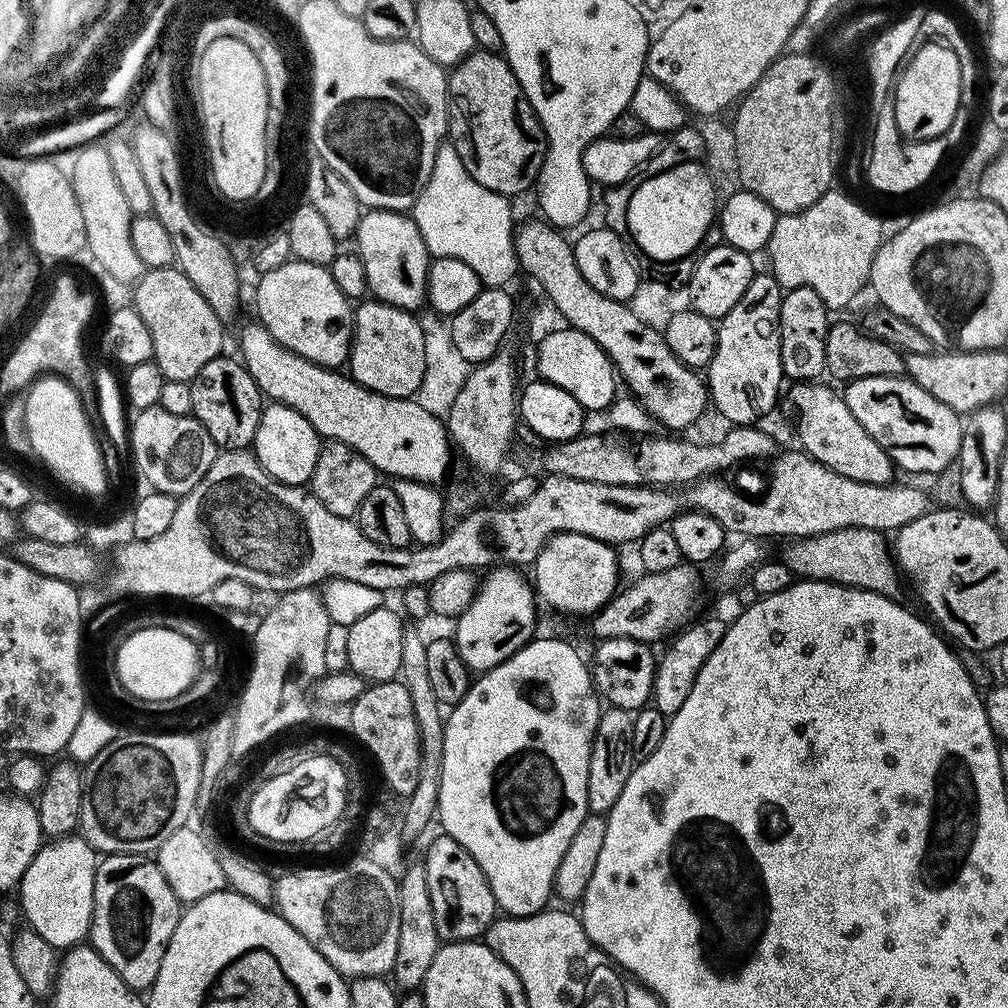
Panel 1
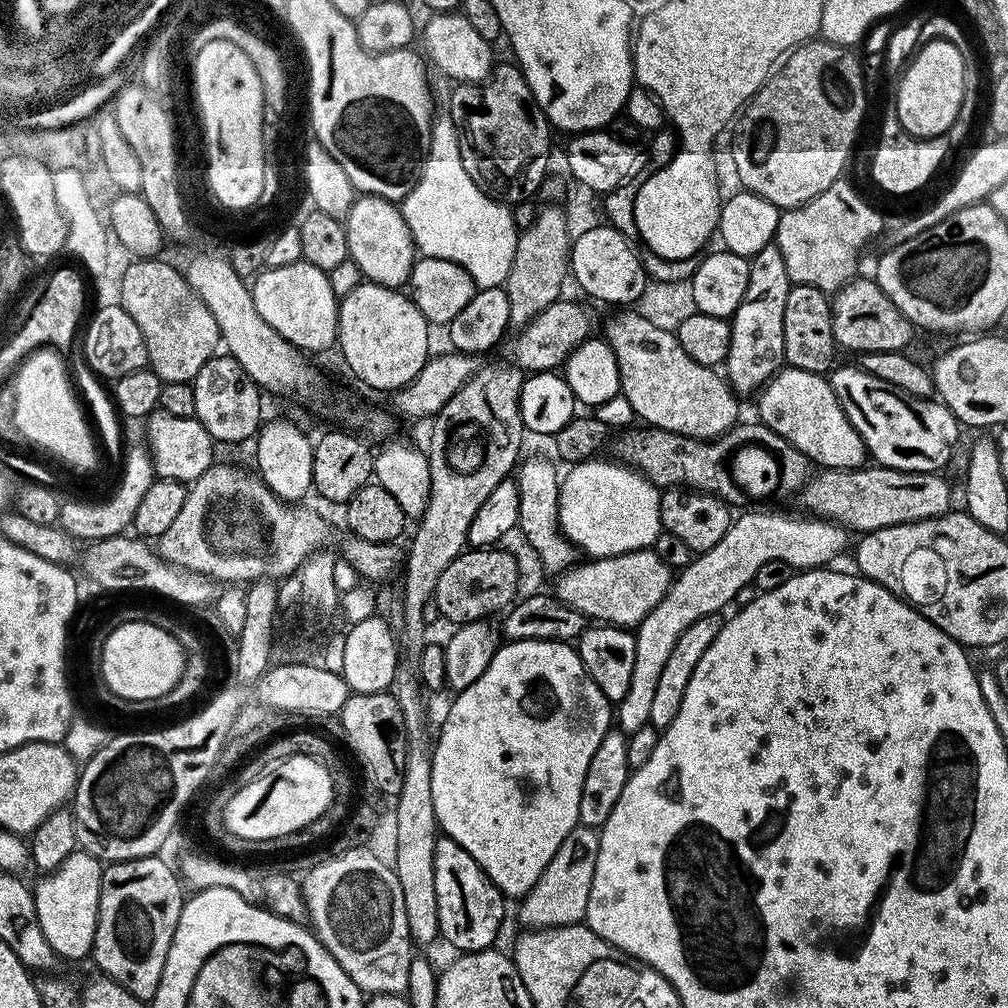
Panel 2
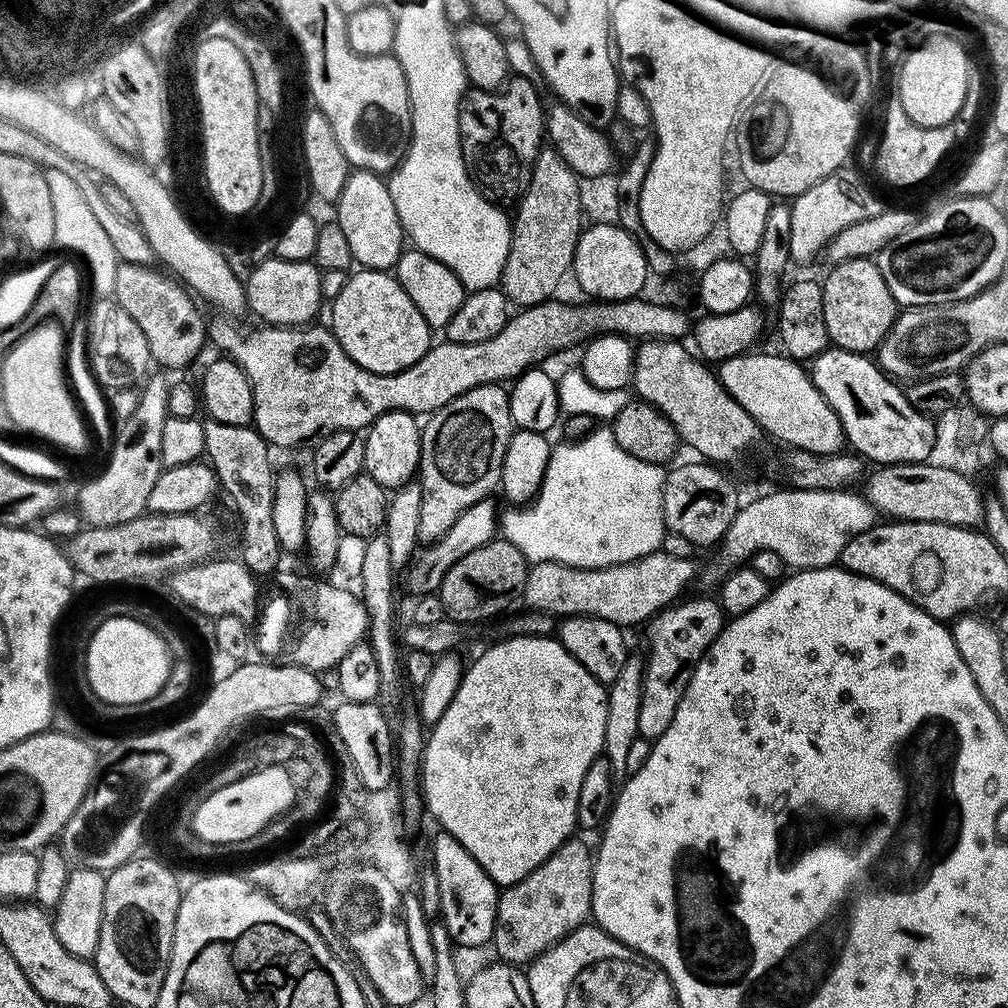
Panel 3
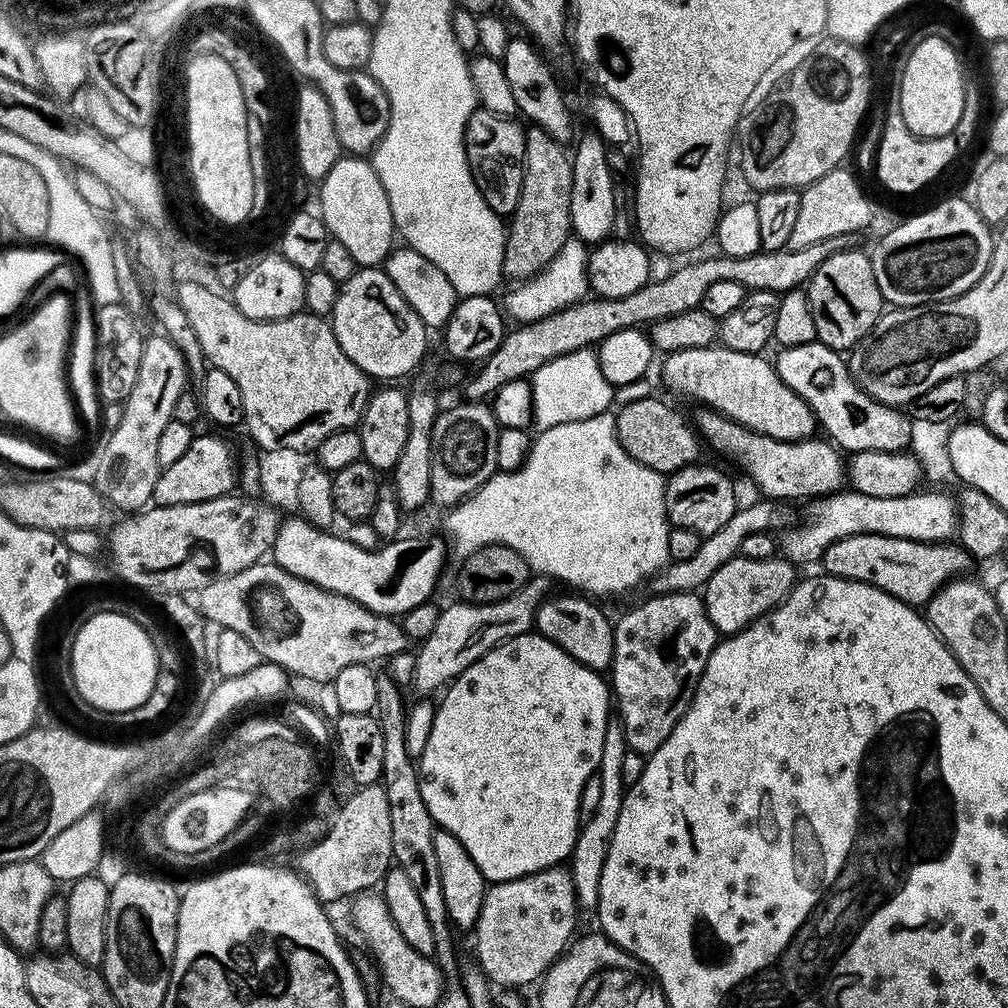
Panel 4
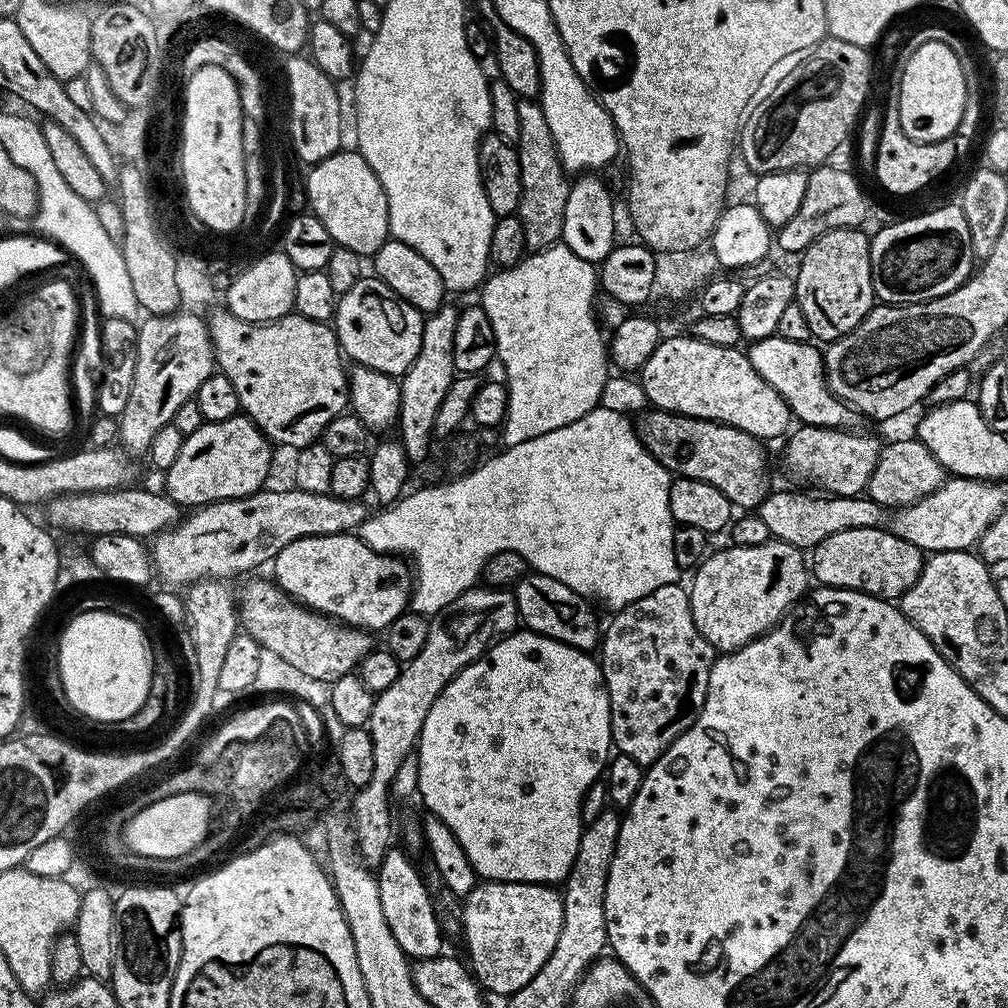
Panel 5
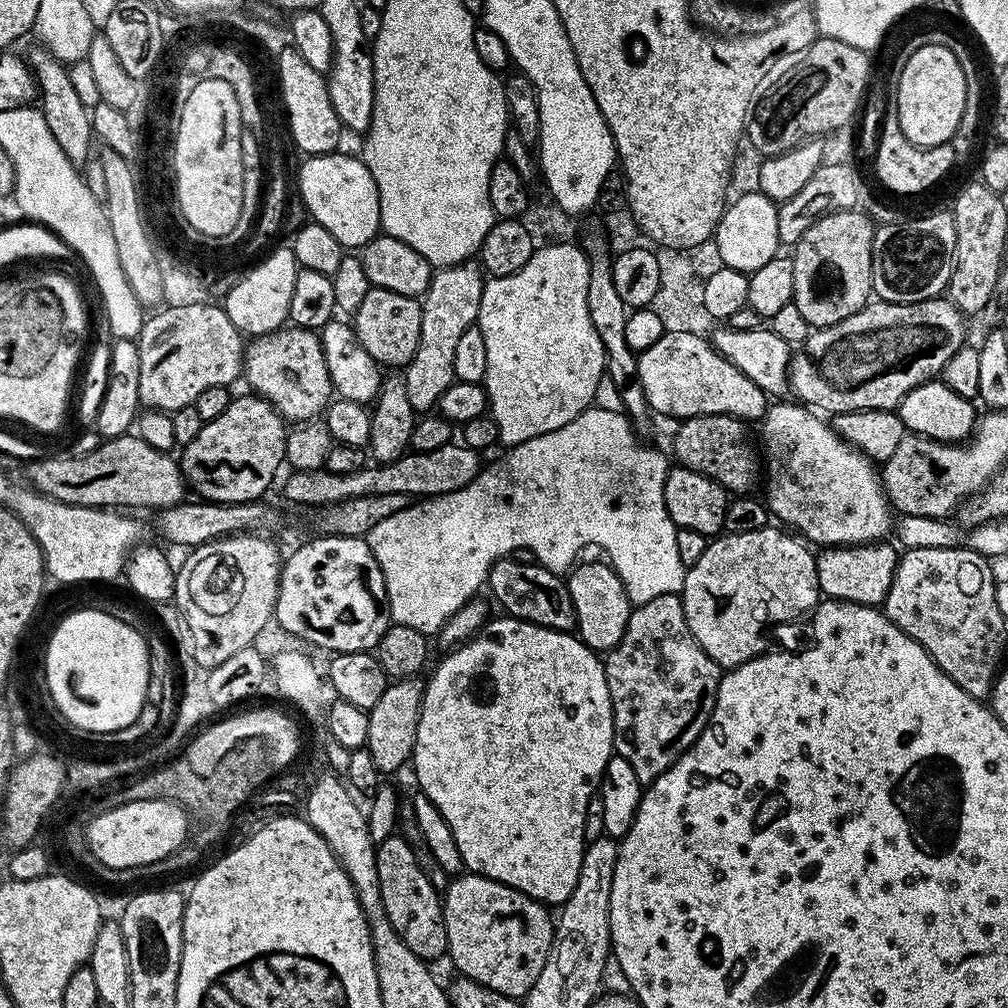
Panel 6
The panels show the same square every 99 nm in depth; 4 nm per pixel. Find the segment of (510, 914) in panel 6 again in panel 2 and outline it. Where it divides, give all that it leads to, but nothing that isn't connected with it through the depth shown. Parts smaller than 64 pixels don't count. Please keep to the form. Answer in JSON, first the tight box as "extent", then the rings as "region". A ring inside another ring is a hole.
{"extent":[519,826,600,930],"region":[[[578,826],[562,838],[562,846],[550,858],[546,870],[534,882],[534,886],[519,901],[520,920],[528,930],[537,928],[561,928],[567,924],[579,924],[586,914],[586,902],[590,902],[590,886],[594,882],[594,866],[598,866],[600,834],[595,828]]]}

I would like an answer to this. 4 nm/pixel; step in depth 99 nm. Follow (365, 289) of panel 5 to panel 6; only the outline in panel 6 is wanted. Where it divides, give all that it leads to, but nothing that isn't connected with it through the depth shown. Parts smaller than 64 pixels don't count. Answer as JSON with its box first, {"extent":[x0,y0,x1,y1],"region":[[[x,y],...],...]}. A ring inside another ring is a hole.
{"extent":[354,287,420,366],"region":[[[372,287],[354,313],[354,327],[358,334],[358,342],[377,364],[407,366],[414,358],[414,350],[418,350],[420,300]]]}

